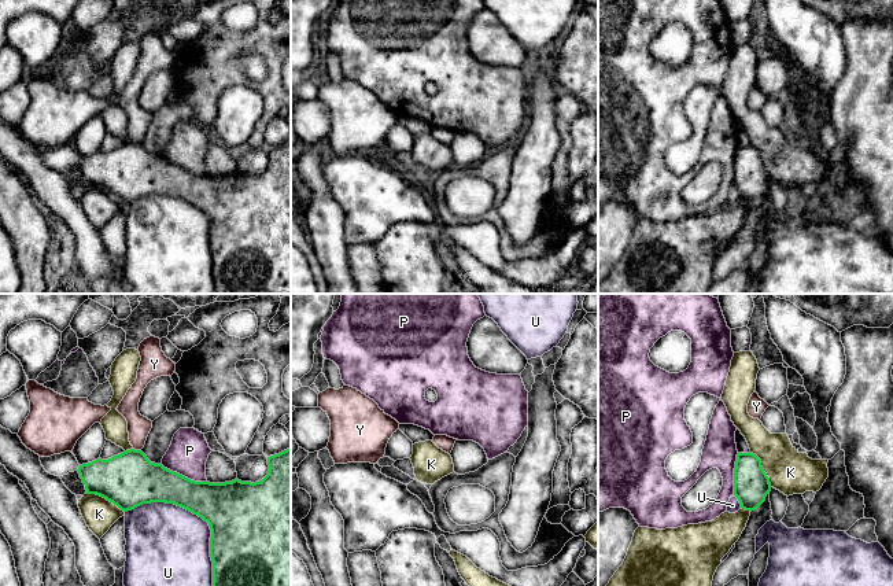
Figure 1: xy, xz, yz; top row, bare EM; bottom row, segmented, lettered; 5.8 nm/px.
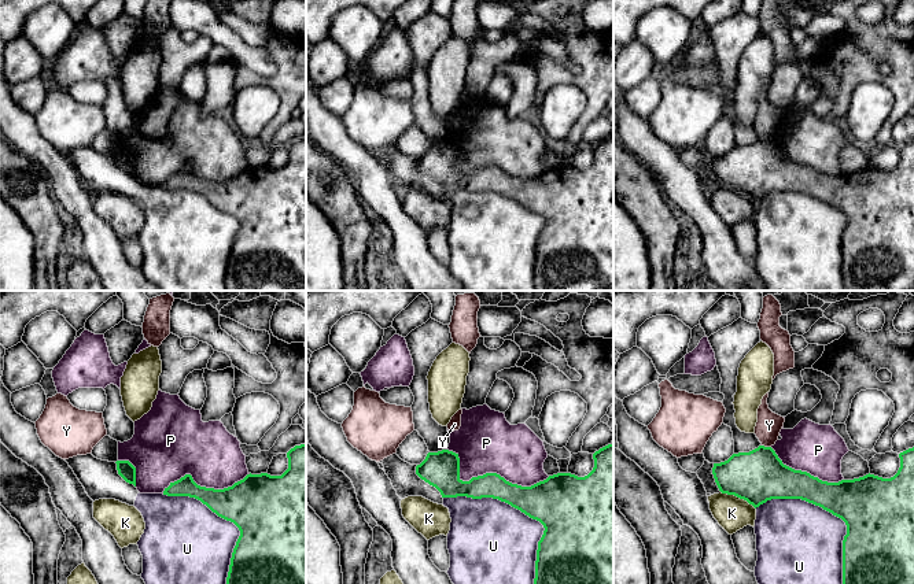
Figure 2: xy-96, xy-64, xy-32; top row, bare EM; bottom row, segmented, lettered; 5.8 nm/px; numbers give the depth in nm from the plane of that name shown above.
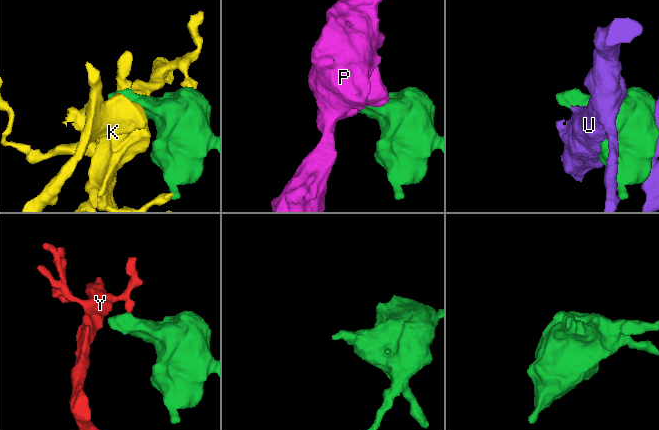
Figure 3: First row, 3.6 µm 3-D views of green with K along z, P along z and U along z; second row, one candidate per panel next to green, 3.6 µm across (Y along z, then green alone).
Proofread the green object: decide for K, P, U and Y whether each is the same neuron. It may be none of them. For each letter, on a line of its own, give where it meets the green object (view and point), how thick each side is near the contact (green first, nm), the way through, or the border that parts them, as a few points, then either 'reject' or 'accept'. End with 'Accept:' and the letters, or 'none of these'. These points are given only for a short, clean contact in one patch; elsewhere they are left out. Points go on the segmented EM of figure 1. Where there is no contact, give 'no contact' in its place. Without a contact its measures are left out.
K: meets green in xy at (104, 497); 320 nm thick on the green side, 190 nm on the other; reject
P: meets green in xy at (184, 476); 260 nm thick on the green side, 220 nm on the other; reject
U: meets green in xy at (198, 515); 380 nm thick on the green side, 480 nm on the other; reject
Y: meets green in xy at (137, 450); 320 nm thick on the green side, 140 nm on the other; border along xy (133, 448), (140, 450); reject
Accept: none of these

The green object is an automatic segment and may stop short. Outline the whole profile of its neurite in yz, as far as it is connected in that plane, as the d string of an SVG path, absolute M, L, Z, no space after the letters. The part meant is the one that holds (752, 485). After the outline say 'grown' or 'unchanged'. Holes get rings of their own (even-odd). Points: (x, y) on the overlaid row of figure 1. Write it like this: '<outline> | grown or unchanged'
M738 453L734 468L734 495L745 511L757 509L771 491L761 460L753 453Z | unchanged

